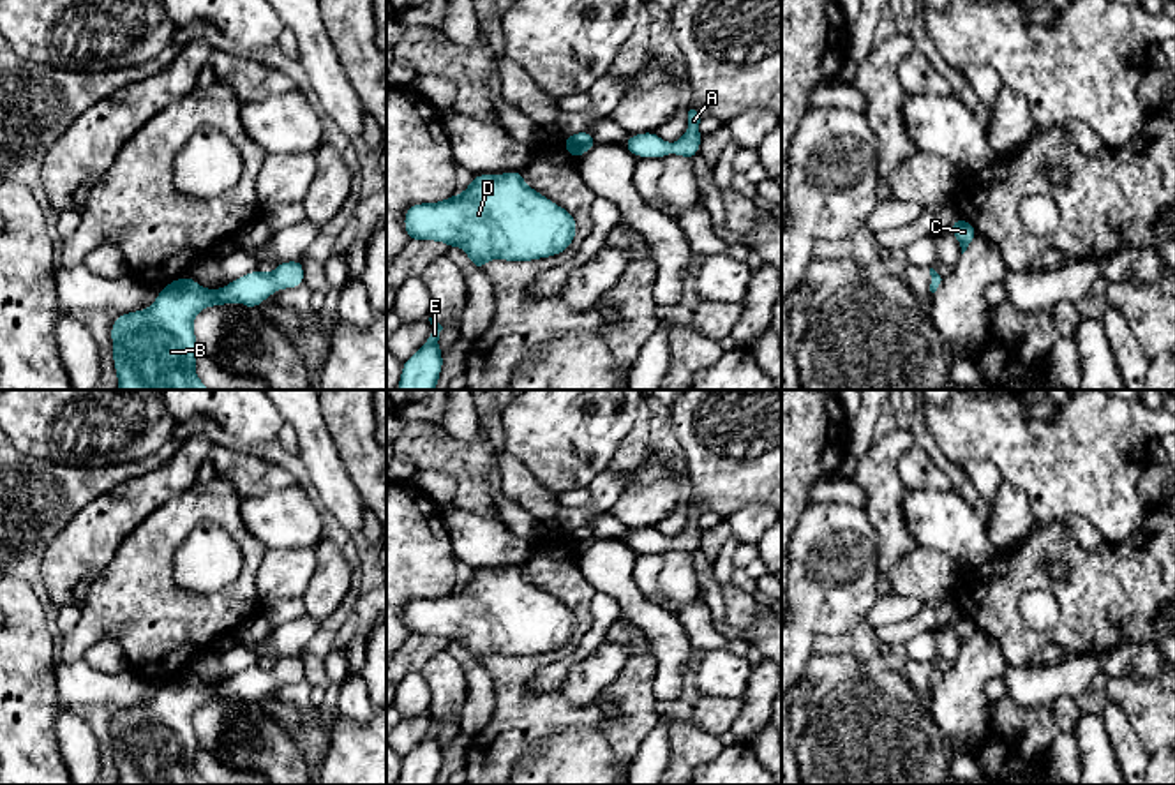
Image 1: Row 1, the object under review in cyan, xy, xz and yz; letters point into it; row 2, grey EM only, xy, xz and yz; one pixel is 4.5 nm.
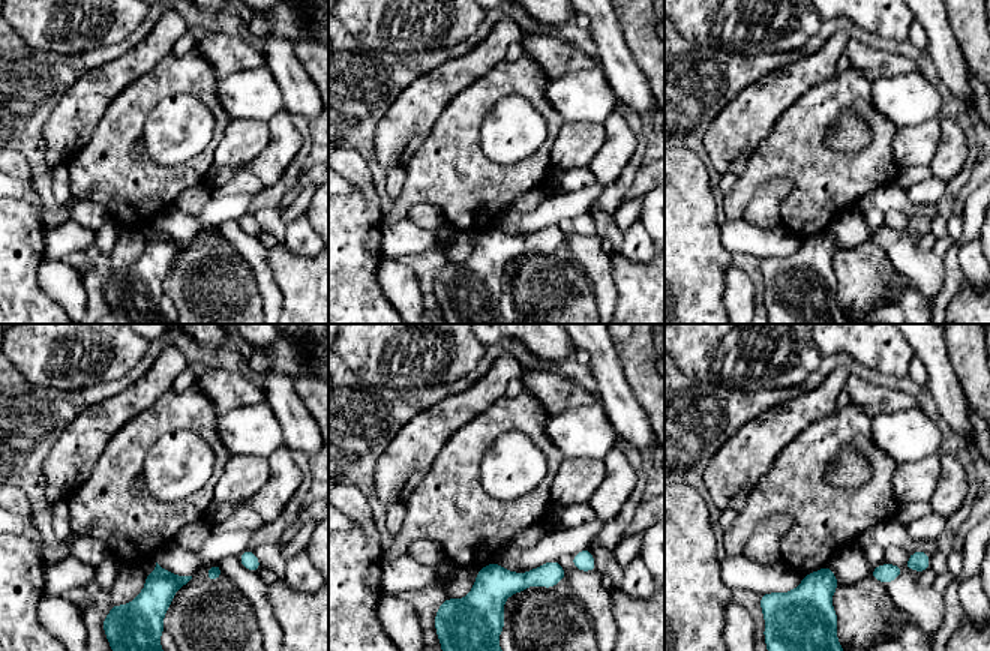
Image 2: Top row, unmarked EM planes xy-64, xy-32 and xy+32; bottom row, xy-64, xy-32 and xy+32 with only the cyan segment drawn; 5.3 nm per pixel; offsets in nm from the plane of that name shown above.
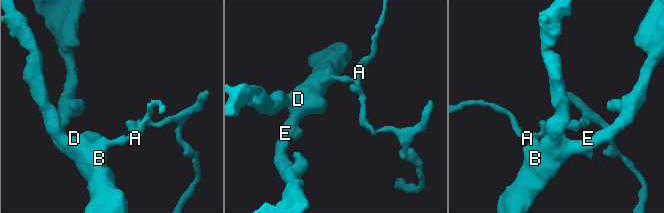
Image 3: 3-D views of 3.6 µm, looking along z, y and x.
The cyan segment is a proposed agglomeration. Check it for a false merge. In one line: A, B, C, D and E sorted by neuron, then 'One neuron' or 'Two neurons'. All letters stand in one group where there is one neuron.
Groups: A B C D E. One neuron

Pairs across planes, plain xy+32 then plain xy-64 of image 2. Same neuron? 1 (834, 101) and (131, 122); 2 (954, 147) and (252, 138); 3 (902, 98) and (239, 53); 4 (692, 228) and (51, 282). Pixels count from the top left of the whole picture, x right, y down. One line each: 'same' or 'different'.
1: same
2: different
3: different
4: different

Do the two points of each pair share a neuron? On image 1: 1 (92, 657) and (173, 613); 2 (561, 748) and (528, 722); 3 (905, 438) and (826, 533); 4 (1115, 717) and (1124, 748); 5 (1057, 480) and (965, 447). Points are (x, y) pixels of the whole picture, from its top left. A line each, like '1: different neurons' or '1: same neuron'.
1: different neurons
2: different neurons
3: different neurons
4: same neuron
5: same neuron

